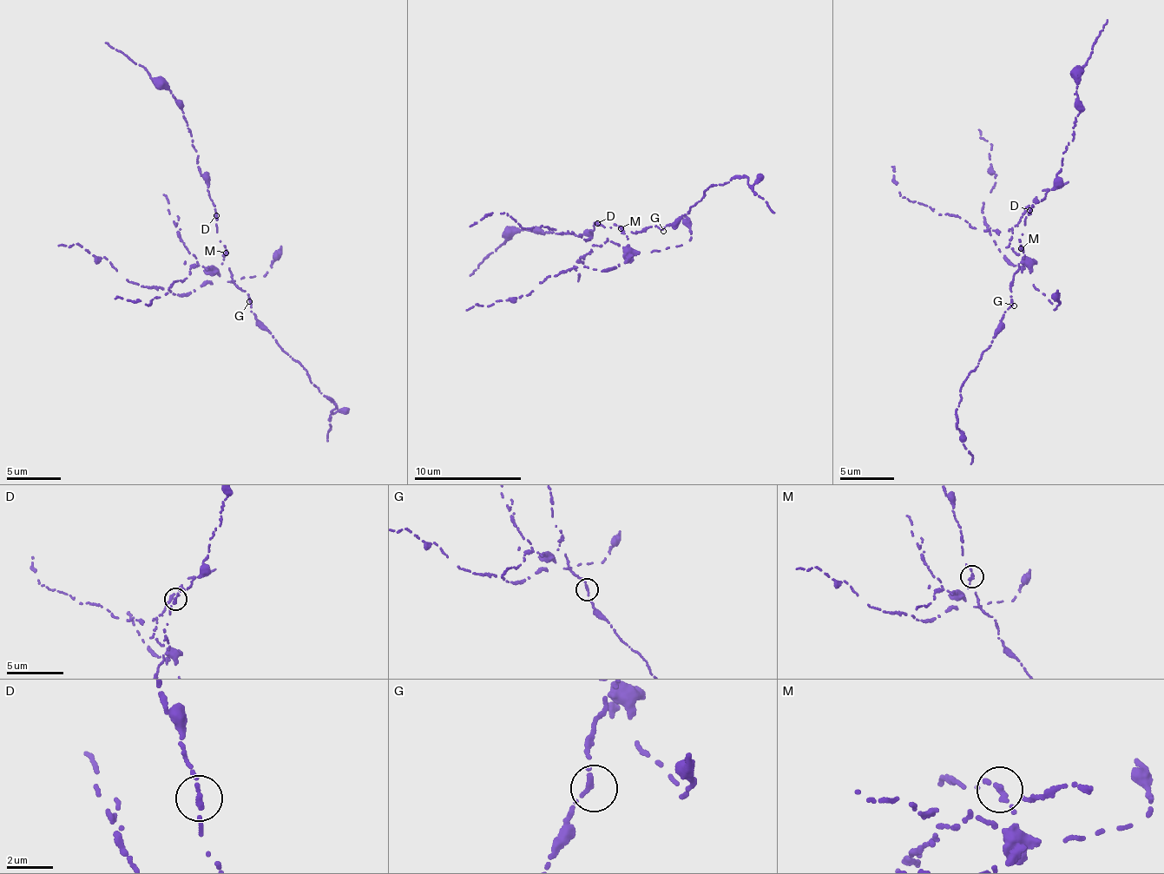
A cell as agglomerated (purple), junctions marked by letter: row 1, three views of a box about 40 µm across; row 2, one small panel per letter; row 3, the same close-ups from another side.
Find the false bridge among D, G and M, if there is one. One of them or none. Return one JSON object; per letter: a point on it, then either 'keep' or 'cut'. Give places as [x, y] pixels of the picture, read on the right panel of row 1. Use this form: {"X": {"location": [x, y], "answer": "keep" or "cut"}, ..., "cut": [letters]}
{"D": {"location": [1029, 210], "answer": "keep"}, "G": {"location": [1014, 305], "answer": "keep"}, "M": {"location": [1021, 248], "answer": "cut"}, "cut": ["M"]}

